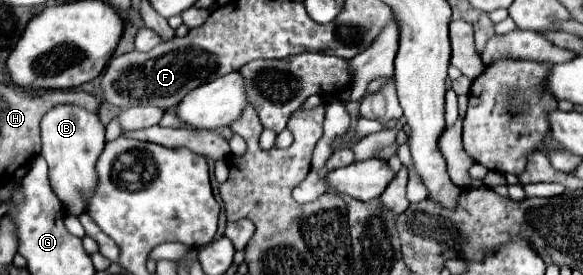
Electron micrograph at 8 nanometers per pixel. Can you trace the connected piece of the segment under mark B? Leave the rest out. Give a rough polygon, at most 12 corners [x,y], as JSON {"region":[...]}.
{"region":[[58,105],[42,119],[50,187],[82,215],[104,149],[98,115]]}

